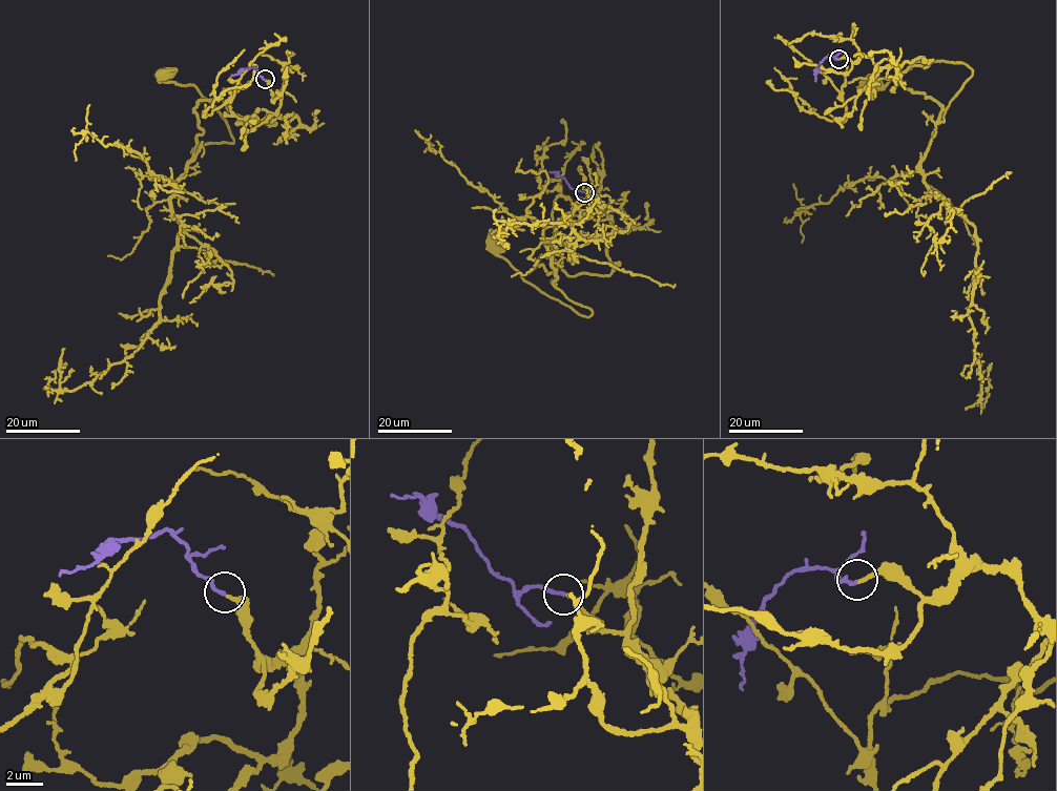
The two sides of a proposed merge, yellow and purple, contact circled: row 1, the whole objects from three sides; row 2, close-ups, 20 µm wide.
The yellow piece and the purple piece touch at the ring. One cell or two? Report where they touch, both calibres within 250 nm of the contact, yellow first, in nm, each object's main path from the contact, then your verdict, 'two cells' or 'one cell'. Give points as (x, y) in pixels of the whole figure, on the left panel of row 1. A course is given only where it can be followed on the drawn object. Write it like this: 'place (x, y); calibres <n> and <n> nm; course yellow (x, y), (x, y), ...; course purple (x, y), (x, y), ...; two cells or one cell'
place (265, 79); calibres 200 and 200 nm; course yellow (265, 80), (281, 102), (269, 124), (198, 102), (195, 158), (231, 134), (165, 71); course purple (265, 80), (252, 66), (231, 77); one cell

